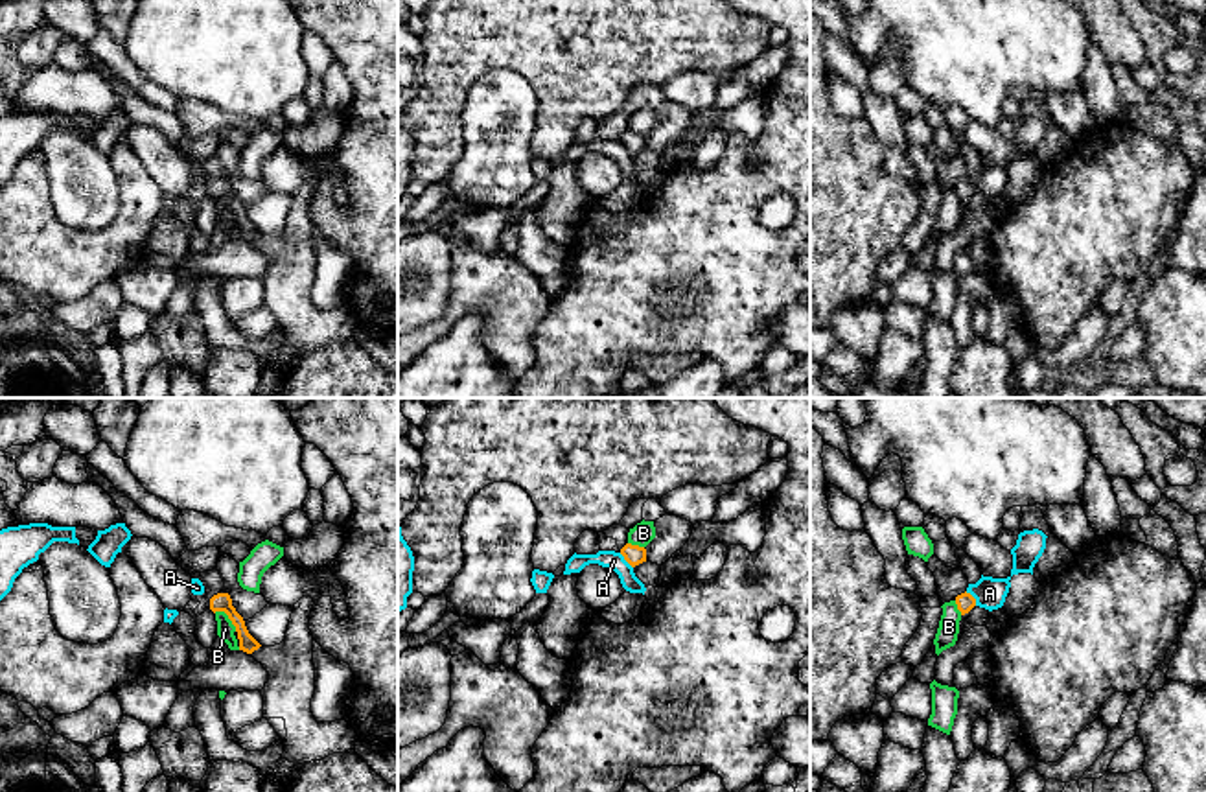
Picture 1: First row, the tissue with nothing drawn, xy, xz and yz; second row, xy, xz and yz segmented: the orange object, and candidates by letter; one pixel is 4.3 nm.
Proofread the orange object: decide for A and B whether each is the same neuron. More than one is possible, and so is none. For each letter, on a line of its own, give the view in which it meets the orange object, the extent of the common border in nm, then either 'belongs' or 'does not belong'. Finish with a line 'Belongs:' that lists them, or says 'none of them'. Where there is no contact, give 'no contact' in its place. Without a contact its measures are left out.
A: meets orange in yz; contact 80 nm long; does not belong
B: meets orange in xy; contact 130 nm long; does not belong
Belongs: none of them

